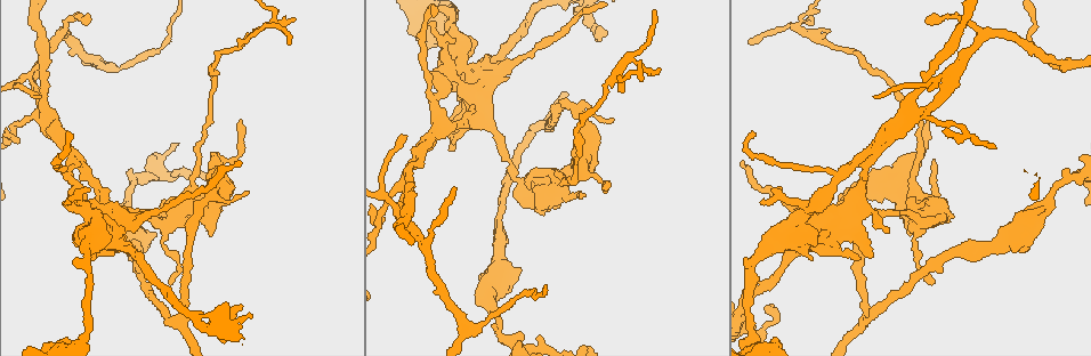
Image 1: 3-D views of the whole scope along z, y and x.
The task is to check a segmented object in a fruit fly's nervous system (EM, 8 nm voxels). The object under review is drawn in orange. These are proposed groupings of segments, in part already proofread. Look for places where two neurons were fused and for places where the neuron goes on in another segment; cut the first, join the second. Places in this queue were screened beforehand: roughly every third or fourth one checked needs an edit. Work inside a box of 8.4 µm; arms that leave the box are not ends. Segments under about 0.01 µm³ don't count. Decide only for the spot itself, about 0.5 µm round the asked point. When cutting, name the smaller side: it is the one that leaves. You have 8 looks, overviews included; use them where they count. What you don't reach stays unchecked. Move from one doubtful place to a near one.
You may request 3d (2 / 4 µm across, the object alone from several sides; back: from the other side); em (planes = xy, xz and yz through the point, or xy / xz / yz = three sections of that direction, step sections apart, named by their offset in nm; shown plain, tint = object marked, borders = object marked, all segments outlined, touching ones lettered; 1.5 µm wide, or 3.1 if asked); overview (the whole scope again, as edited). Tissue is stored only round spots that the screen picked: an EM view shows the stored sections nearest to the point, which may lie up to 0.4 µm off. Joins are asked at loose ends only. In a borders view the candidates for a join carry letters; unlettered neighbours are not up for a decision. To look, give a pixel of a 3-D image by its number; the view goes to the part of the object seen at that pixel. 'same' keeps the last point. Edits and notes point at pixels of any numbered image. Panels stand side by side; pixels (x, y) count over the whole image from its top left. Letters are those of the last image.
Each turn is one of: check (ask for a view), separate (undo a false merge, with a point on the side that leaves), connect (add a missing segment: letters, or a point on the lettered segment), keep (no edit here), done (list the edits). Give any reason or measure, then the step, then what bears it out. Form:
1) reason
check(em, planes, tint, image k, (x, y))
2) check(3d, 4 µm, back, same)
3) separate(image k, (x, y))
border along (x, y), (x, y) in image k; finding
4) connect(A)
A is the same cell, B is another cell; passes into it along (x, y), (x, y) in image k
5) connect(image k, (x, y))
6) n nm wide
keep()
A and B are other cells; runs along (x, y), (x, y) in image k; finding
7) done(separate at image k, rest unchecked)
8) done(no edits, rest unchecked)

an open end
check(3d, 2 µm, image 1, (933, 284))

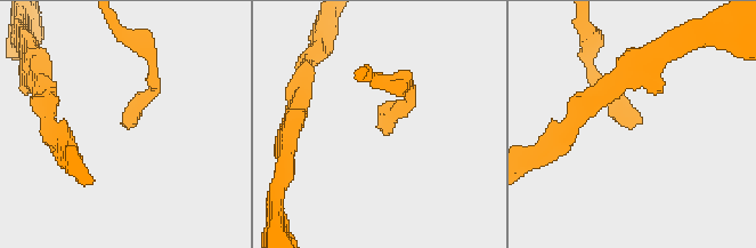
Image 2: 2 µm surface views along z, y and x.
check(em, planes, borders, image 2, (130, 127))

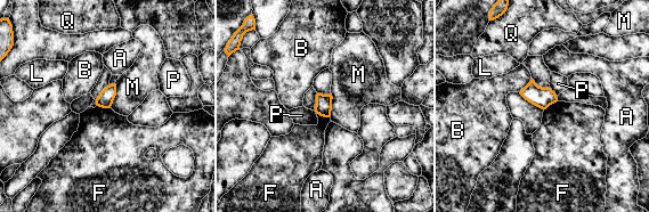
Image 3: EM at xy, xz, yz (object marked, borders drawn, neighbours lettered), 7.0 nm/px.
keep()
A, B, F, L, M, P and Q are other cells; none of them fits

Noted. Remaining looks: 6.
thin end
check(em, planes, borders, image 1, (762, 202))

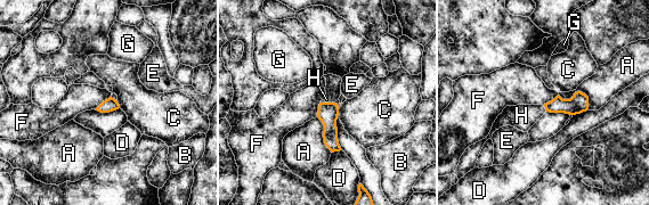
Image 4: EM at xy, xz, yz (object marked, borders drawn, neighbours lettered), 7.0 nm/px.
connect(H)
H is the same cell, A, B, C, D, E, F and G are other cells; passes into it along (327, 113), (331, 103), (333, 83) in image 4; the neuron continues

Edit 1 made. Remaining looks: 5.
redraw
check(overview)

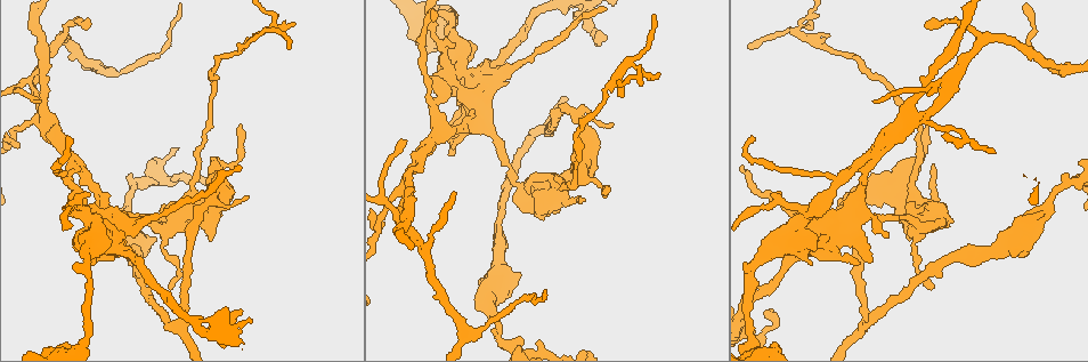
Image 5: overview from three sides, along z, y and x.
thick turns thin
check(em, xy, step 4, tint, image 5, (752, 342))

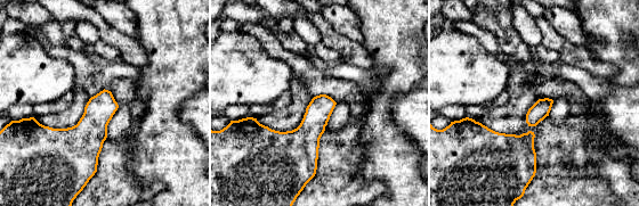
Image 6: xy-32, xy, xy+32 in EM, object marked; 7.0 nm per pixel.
check(em, planes, borders, same)

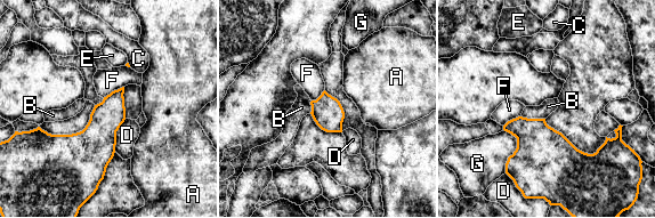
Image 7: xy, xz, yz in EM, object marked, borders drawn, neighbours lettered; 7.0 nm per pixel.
keep()
A, B, C, D, E, F and G are other cells; border along (123, 86), (103, 97) in image 7; all the same neuron

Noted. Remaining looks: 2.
an open end
check(3d, 4 µm, image 5, (404, 141))

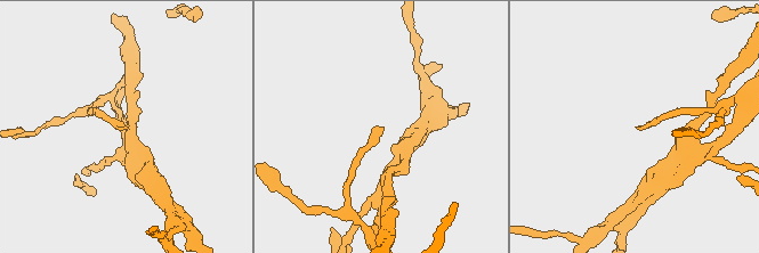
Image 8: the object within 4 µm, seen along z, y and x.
check(em, planes, borders, image 8, (382, 128))

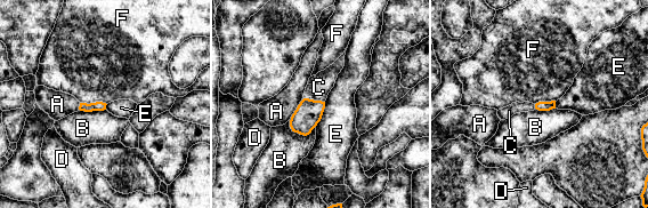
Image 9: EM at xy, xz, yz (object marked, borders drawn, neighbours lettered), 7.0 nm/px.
connect(C)
C is the same cell, A, B, D, E and F are other cells; the neuron continues

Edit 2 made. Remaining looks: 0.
done(connect at image 4, connect at image 9, rest unchecked)

